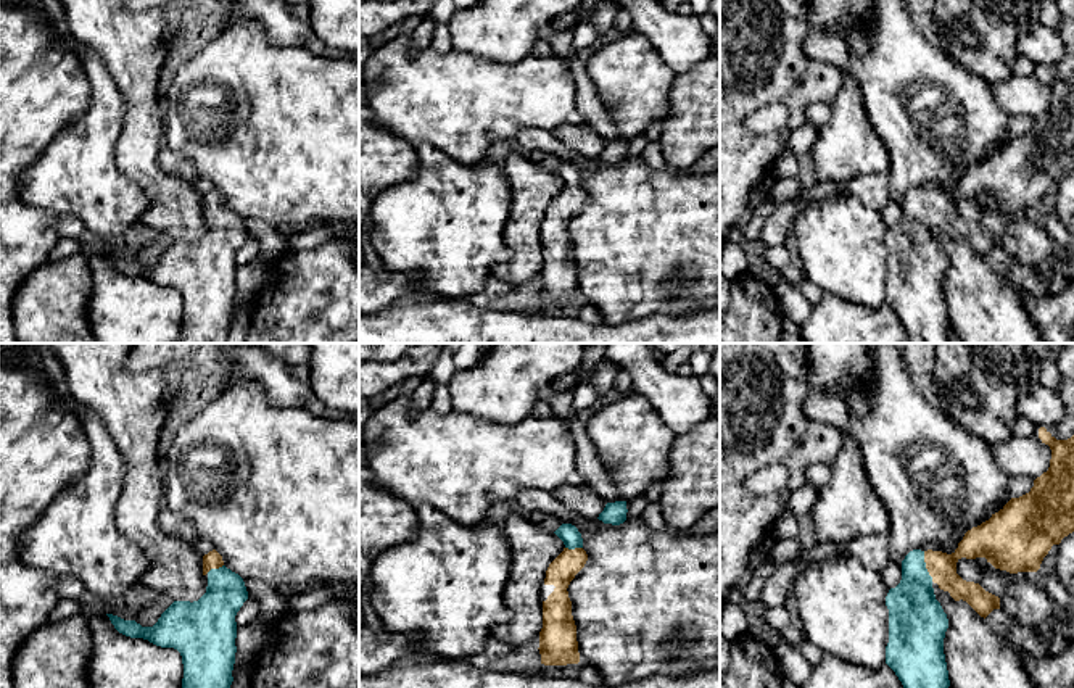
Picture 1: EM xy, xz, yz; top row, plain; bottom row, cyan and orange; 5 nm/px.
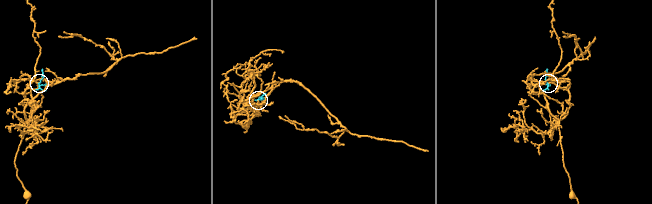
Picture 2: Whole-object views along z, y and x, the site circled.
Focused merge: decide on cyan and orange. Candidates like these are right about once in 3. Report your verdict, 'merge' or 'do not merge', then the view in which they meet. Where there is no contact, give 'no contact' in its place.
merge; meets cyan in yz

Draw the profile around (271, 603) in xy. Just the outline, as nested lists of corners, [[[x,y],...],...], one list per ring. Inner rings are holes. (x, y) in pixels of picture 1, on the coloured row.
[[[245,578],[248,596],[253,596],[264,615],[277,619],[287,611],[287,598],[277,588],[258,578]]]

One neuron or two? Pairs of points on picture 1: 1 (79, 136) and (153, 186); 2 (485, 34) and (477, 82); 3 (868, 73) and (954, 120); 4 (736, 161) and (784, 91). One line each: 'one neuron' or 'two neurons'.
1: two neurons
2: two neurons
3: one neuron
4: one neuron

